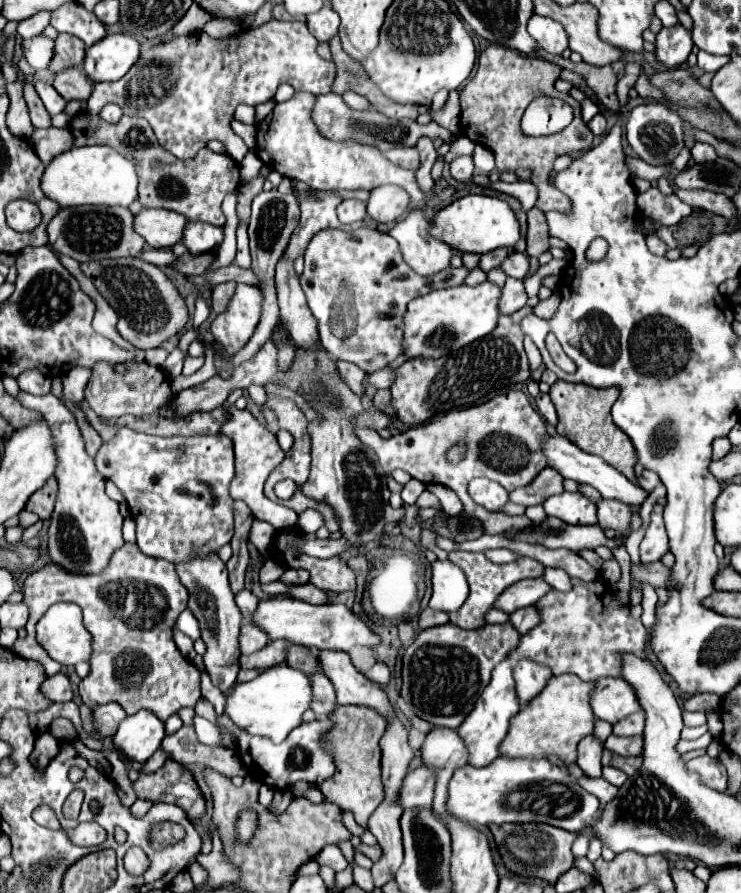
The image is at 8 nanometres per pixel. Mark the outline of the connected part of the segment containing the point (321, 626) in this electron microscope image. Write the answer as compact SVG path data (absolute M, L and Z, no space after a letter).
M274 596L260 600L252 622L266 632L270 642L286 640L316 650L350 650L352 646L376 646L378 636L344 604L310 604L290 596Z

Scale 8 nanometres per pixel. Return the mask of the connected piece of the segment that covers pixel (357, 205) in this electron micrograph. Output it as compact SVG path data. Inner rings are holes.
M344 200L338 206L338 220L342 224L352 224L352 222L360 222L366 216L366 204L360 200Z

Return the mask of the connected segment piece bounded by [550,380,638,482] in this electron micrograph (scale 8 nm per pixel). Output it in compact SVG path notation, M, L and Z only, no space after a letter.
M556 380L550 386L550 398L552 398L552 404L556 406L556 412L560 418L560 422L556 426L558 434L568 438L570 442L574 442L580 450L604 458L608 464L612 464L616 470L620 470L628 480L636 482L636 478L634 478L634 464L638 462L636 450L630 444L628 436L618 426L614 426L612 416L610 416L610 408L616 402L618 392L620 392L620 388L614 388L614 386L600 390L600 388L592 388L592 386L584 386L584 384L570 384L564 380Z

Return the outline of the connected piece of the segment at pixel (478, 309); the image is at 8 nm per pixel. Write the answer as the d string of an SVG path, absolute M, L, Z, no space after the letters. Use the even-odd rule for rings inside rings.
M482 282L478 286L454 286L454 288L444 288L444 290L434 290L426 296L420 296L408 304L408 312L404 314L404 356L406 360L414 358L440 358L450 354L452 350L460 350L462 346L468 346L470 342L484 338L496 328L498 322L498 300L500 300L500 288L492 282Z

